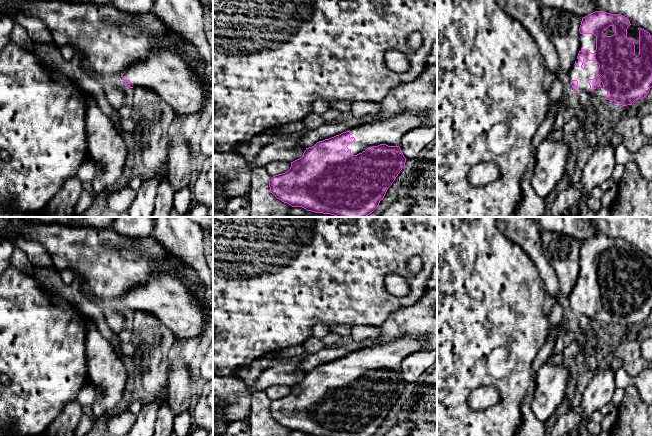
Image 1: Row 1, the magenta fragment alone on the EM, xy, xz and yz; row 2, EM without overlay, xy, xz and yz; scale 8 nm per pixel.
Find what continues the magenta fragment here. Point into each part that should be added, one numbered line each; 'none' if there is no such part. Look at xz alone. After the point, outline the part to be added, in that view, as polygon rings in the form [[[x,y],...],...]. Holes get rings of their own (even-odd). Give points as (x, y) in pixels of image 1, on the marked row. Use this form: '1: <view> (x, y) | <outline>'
1: xz (390, 131) | [[[401,114],[391,119],[376,120],[358,127],[353,127],[349,131],[355,140],[348,144],[348,149],[353,155],[365,151],[368,147],[386,144],[388,146],[399,146],[401,138],[408,133],[423,126],[422,115]]]

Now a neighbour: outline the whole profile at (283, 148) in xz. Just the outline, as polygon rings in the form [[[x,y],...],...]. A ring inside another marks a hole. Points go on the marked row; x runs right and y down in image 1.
[[[281,136],[274,142],[262,147],[256,159],[248,162],[248,168],[253,170],[259,166],[265,167],[268,163],[275,160],[293,162],[301,158],[305,150],[306,148],[300,145],[297,140]]]

